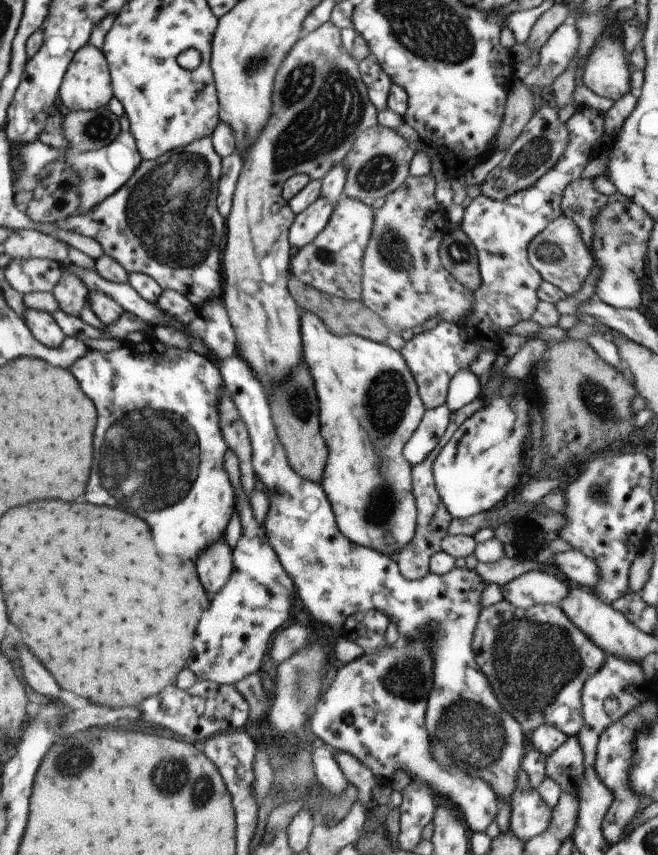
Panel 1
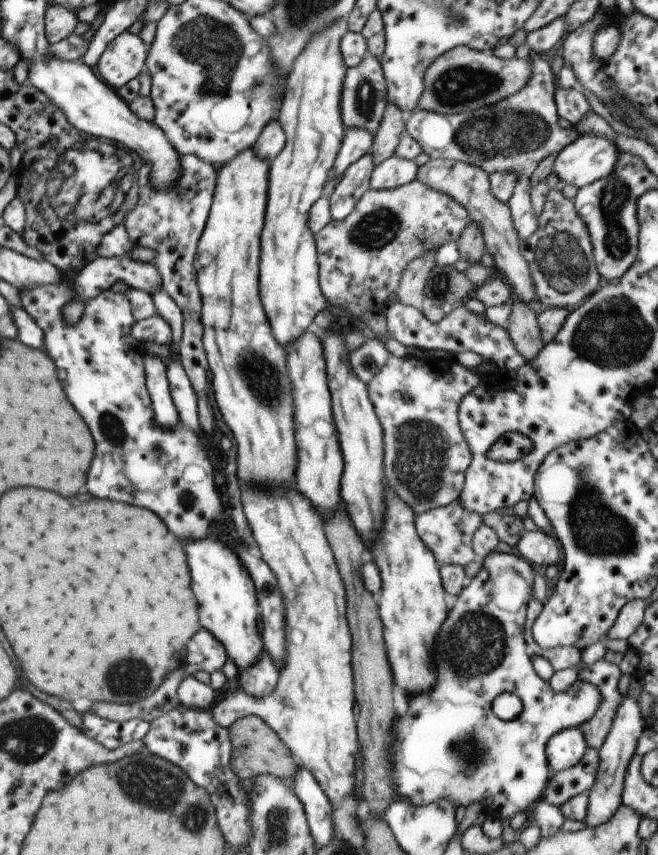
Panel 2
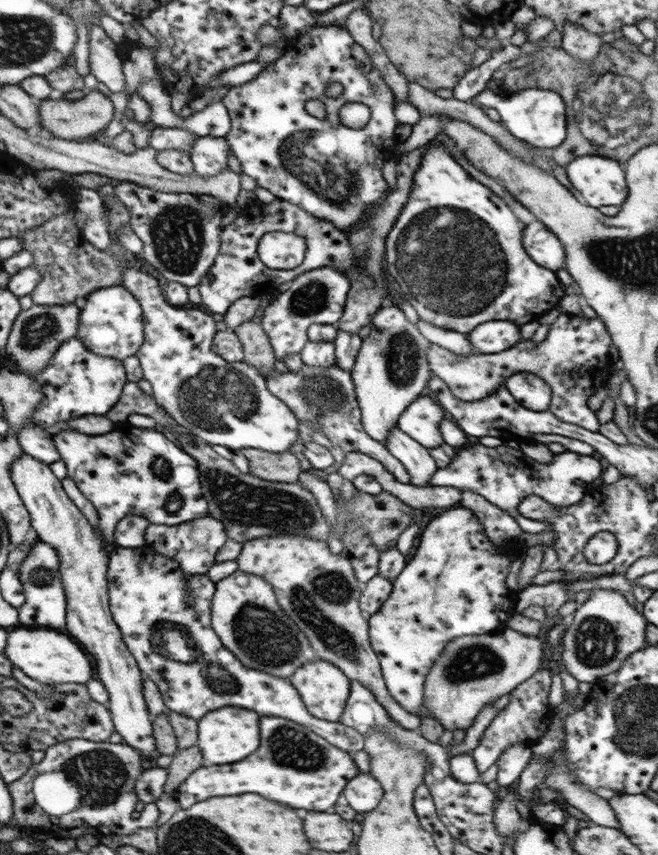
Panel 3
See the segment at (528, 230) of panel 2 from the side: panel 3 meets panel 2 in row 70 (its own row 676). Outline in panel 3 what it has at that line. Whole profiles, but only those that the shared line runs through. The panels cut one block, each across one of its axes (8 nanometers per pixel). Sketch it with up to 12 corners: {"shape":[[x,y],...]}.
{"shape":[[549,671],[510,691],[469,753],[480,773],[532,748],[552,718]]}

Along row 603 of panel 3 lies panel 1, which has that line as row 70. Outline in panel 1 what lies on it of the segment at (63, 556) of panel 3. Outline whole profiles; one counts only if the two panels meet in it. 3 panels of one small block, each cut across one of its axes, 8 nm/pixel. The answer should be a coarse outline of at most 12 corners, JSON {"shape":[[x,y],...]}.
{"shape":[[101,49],[75,53],[60,88],[61,109],[87,111],[112,100]]}

